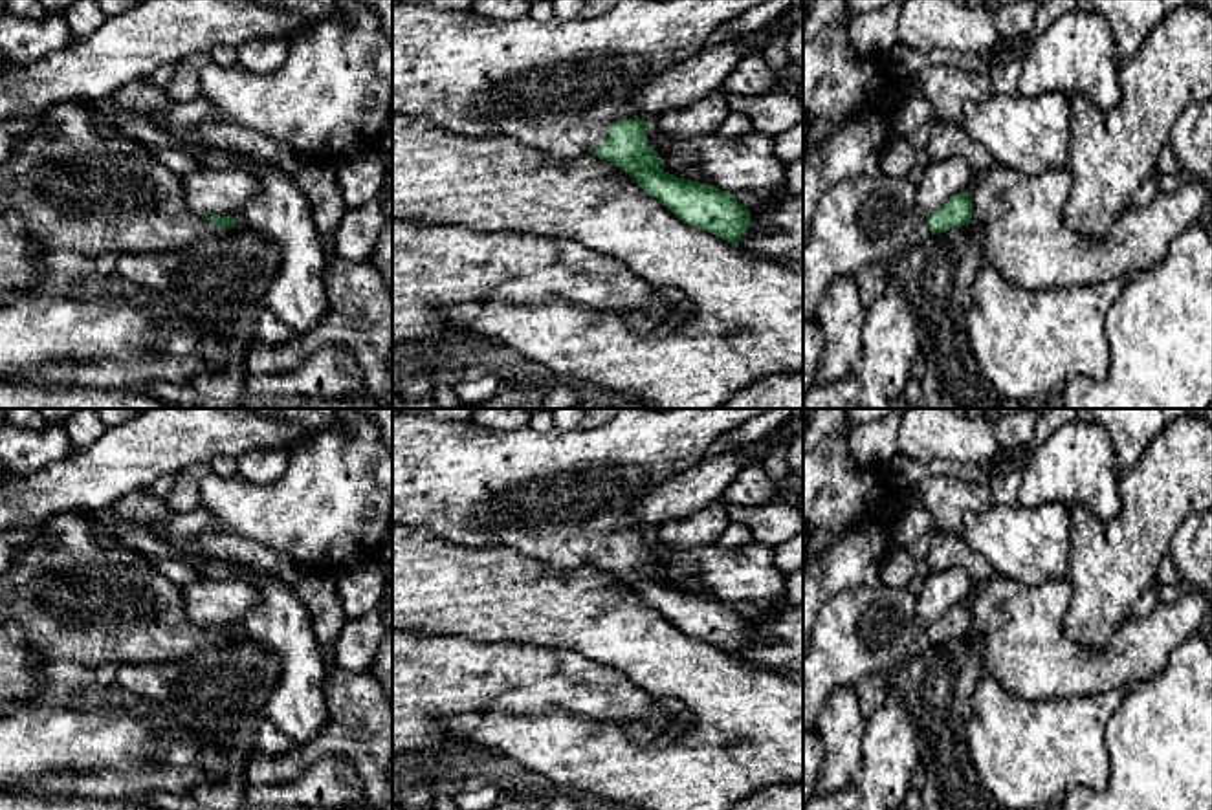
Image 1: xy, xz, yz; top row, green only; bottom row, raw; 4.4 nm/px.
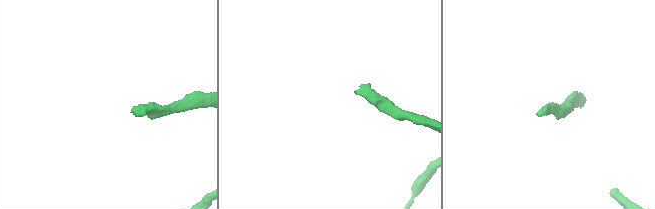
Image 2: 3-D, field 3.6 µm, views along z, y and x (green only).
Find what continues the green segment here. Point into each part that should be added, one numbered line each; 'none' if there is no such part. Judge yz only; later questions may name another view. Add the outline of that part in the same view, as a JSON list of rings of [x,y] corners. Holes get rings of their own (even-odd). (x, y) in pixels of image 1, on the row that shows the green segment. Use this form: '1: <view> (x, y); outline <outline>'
1: yz (860, 220); outline [[[882,172],[842,180],[821,194],[803,247],[803,319],[816,321],[818,306],[838,277],[854,277],[867,264],[906,255],[931,235],[915,194],[917,185],[908,178]]]

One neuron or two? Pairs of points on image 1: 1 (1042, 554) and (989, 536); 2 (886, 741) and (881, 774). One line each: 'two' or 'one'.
1: one
2: one

